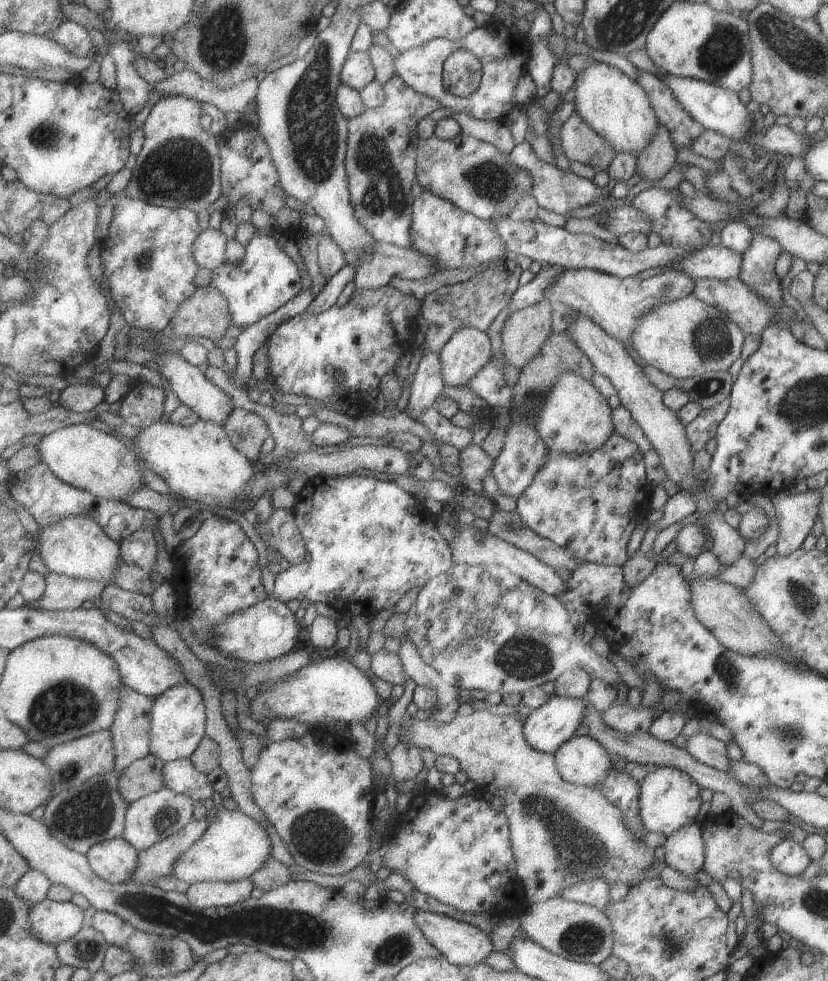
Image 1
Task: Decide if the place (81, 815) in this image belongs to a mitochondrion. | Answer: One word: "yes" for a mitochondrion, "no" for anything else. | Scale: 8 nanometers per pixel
yes

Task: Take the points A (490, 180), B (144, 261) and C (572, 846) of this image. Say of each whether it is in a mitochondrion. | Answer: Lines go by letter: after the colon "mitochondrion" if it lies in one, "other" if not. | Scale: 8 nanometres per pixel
A: mitochondrion
B: mitochondrion
C: mitochondrion

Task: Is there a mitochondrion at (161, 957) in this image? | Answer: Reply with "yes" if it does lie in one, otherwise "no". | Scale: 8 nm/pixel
yes

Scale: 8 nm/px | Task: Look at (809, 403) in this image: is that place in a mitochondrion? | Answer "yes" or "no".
yes

